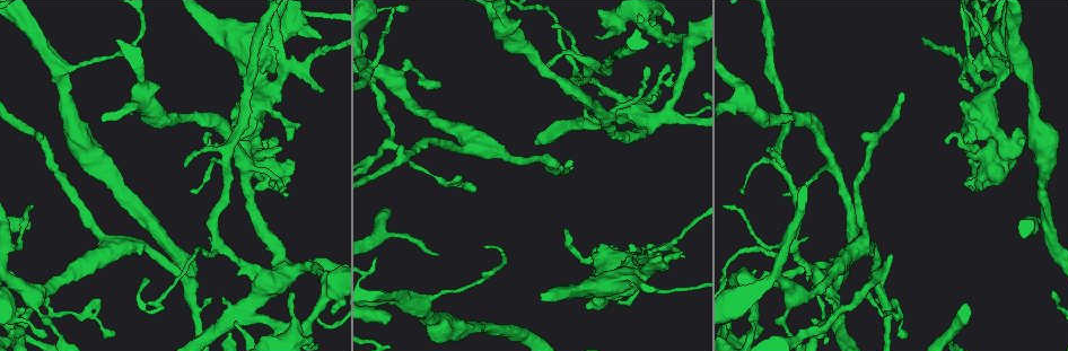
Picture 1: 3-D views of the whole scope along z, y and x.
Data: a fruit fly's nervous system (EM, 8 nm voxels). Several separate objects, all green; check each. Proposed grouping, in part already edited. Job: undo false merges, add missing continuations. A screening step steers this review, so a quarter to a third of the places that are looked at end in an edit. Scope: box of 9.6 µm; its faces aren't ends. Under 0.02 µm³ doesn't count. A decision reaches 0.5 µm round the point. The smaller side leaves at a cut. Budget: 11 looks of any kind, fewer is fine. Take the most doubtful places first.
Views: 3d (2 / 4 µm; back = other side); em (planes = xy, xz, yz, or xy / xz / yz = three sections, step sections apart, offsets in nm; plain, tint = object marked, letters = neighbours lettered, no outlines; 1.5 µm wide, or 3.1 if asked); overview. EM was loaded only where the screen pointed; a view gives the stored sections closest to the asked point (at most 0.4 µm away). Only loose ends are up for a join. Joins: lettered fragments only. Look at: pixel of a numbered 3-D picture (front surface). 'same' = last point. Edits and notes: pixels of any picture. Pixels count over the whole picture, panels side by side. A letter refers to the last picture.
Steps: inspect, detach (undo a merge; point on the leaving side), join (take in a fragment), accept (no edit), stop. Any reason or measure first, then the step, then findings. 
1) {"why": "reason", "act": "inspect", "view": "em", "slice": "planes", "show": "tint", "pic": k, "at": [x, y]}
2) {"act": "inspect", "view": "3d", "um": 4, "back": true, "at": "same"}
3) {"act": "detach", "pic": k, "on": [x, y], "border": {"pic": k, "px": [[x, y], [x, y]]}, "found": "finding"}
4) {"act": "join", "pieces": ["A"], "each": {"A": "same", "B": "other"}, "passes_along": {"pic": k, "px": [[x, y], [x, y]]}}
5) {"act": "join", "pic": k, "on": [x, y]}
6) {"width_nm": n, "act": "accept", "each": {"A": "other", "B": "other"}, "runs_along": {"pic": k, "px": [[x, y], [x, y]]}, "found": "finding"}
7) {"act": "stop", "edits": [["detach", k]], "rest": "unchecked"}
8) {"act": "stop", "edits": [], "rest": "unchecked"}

{"why": "thin end", "act": "inspect", "view": "3d", "um": 4, "pic": 1, "at": [291, 292]}

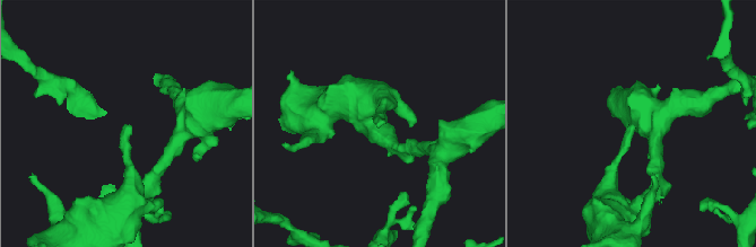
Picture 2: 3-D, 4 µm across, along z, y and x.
{"act": "inspect", "view": "em", "slice": "yz", "step": 4, "show": "letters", "pic": 2, "at": [633, 127]}

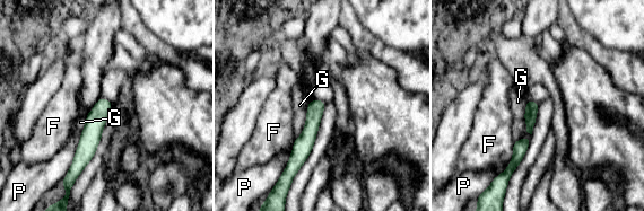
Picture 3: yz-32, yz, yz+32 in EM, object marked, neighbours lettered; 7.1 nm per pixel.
{"act": "inspect", "view": "em", "slice": "planes", "show": "letters", "at": "same"}

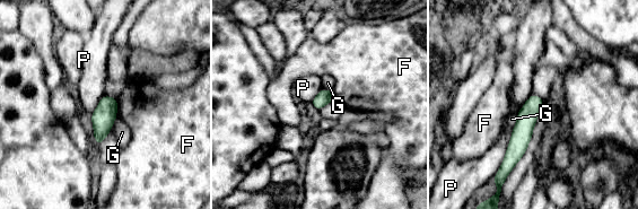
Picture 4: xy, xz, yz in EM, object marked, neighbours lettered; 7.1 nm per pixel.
{"longest_contact_nm": ["P", 340], "act": "accept", "each": {"F": "other", "G": "other", "P": "other"}, "runs_along": {"pic": 4, "px": [[534, 97], [508, 165]]}, "found": "none of them fits"}

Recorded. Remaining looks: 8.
{"act": "inspect", "view": "em", "slice": "yz", "step": 8, "show": "letters", "pic": 1, "at": [390, 319]}

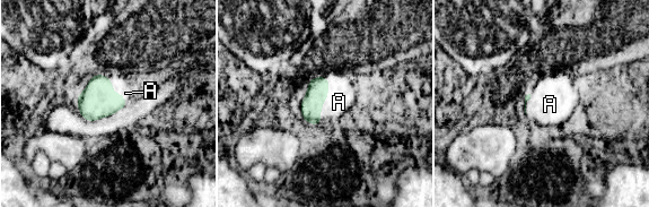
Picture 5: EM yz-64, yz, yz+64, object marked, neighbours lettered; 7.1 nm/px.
{"act": "join", "pieces": ["A"], "each": {"A": "same"}, "passes_along": {"pic": 5, "px": [[316, 94], [321, 108], [339, 102]]}, "found": "the neuron continues"}

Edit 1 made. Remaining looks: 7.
{"why": "free end", "act": "inspect", "view": "3d", "um": 4, "back": true, "pic": 1, "at": [947, 143]}

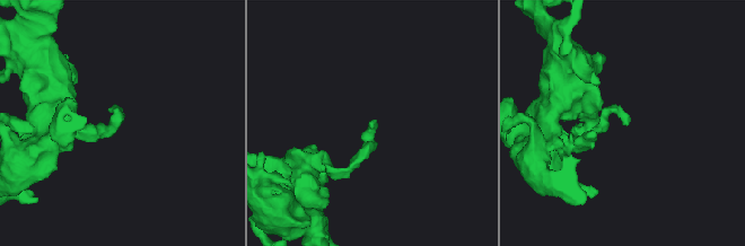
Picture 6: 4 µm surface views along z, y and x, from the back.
{"why": "shape alone is not enough", "act": "inspect", "view": "em", "slice": "planes", "show": "plain", "pic": 6, "at": [374, 127]}

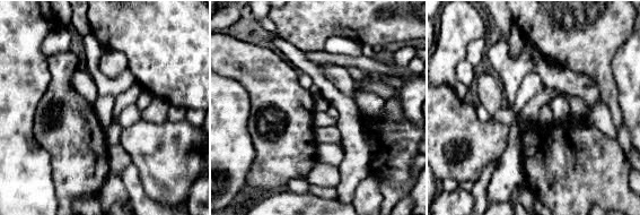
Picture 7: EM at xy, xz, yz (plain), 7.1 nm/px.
{"why": "what lies round it", "act": "inspect", "view": "em", "slice": "planes", "show": "letters", "at": "same"}

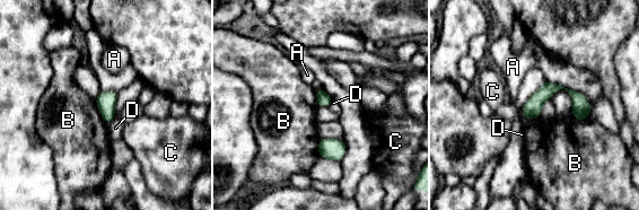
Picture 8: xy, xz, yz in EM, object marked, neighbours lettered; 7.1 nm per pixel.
{"act": "accept", "each": {"A": "other", "B": "other", "C": "other", "D": "other"}, "border": {"pic": 8, "px": [[94, 99], [106, 124]]}, "found": "none of them fits"}

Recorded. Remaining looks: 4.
{"act": "inspect", "view": "3d", "um": 4, "pic": 1, "at": [971, 92]}

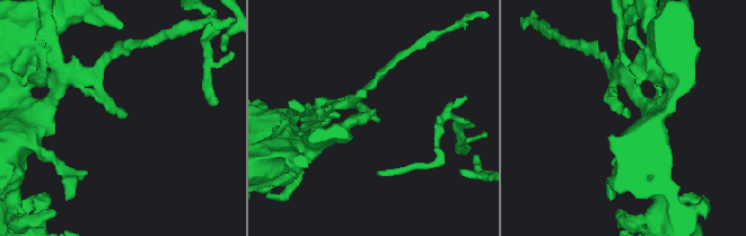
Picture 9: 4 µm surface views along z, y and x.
{"why": "shape alone is not enough", "act": "inspect", "view": "em", "slice": "xy", "step": 4, "show": "plain", "pic": 9, "at": [123, 117]}

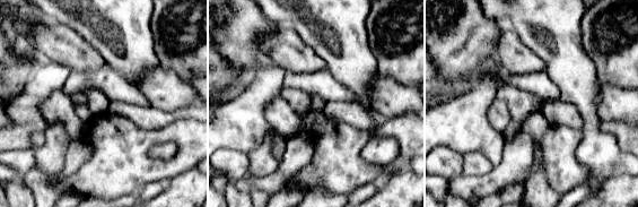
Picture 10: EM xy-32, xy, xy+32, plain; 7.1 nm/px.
{"act": "inspect", "view": "em", "slice": "xy", "step": 4, "show": "letters", "at": "same"}

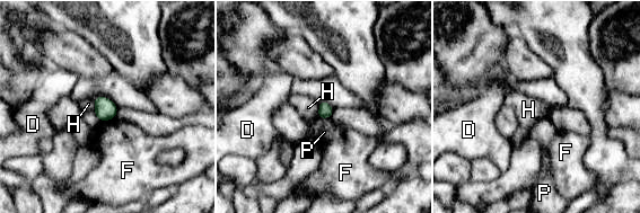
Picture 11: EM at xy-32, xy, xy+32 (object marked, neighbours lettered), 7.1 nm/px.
{"act": "accept", "each": {"D": "other", "F": "other", "H": "other", "P": "other"}, "border": {"pic": 11, "px": [[114, 116], [107, 121]]}, "found": "no lettered fragment goes on from it"}

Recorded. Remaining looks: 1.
{"act": "stop", "edits": [["join", 5]], "rest": "unchecked"}

